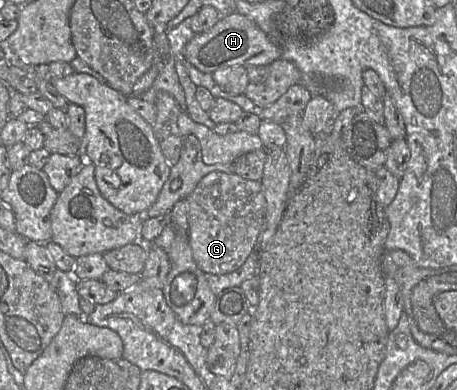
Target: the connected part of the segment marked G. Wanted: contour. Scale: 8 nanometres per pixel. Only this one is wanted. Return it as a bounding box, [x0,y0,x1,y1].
[186,171,267,275]

